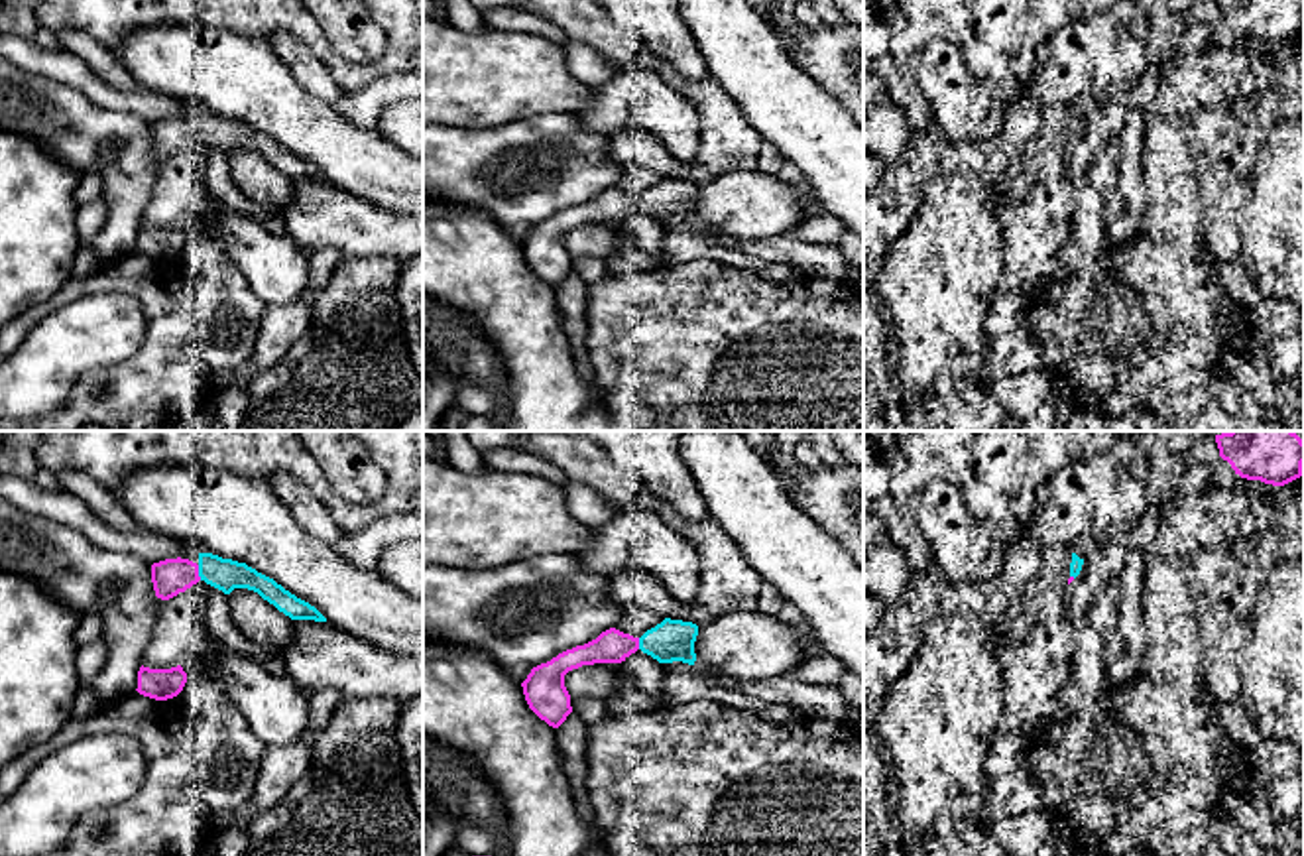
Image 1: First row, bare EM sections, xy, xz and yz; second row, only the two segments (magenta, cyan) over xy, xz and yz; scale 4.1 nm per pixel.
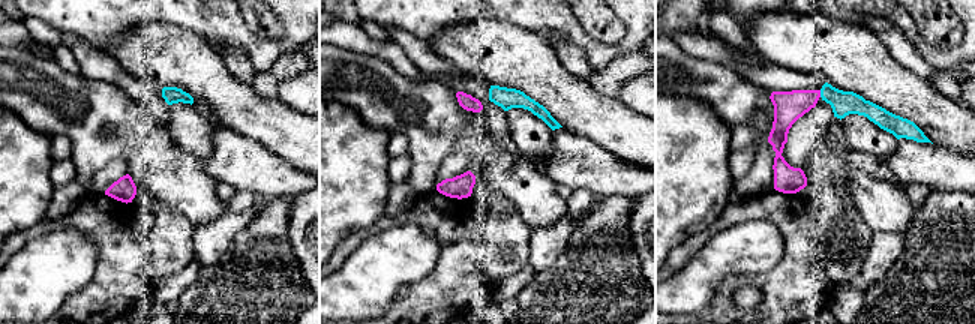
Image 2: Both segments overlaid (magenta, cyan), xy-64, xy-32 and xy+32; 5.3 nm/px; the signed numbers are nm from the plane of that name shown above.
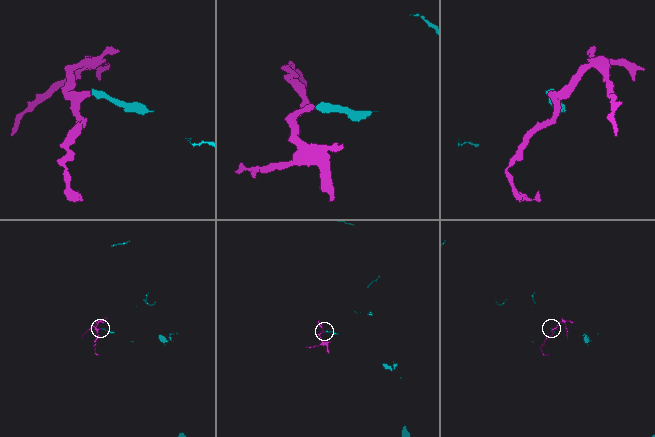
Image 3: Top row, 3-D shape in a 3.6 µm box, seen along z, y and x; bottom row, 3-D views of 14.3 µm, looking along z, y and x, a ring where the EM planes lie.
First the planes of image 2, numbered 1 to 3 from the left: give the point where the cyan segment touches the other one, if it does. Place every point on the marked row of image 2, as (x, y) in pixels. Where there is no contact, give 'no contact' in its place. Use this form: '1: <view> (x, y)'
1: no contact
2: no contact
3: xy+32 (819, 93)

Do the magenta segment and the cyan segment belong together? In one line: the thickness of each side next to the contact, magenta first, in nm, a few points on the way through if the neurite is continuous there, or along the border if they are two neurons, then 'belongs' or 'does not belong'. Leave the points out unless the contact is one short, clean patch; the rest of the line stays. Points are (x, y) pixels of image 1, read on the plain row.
150/130 nm | belongs

